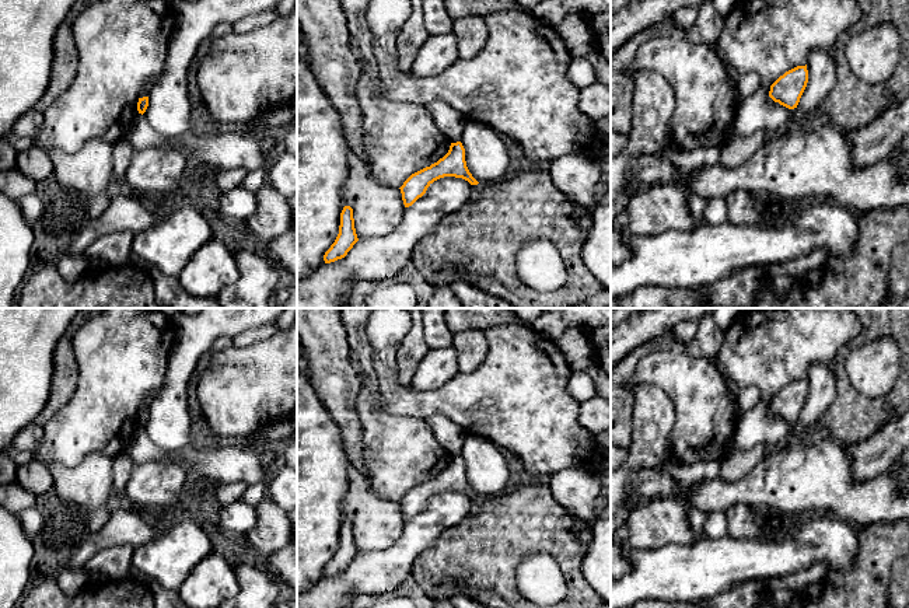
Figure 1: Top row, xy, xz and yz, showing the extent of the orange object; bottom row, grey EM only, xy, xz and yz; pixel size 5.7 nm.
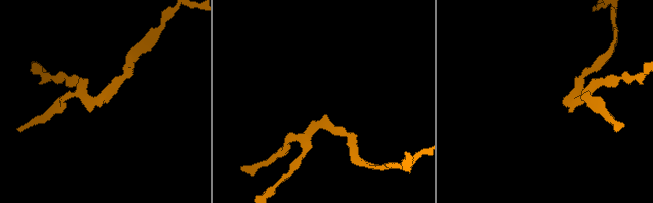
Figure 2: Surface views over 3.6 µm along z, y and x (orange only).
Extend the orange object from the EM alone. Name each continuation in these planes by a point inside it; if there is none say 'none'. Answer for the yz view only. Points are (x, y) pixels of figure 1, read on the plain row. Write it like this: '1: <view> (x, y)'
none

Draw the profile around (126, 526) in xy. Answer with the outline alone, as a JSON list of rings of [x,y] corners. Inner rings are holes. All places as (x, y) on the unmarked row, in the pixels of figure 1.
[[[116,503],[105,525],[98,532],[88,534],[64,566],[66,569],[83,569],[95,553],[106,548],[122,545],[140,548],[155,538],[160,530],[155,516],[126,503]]]

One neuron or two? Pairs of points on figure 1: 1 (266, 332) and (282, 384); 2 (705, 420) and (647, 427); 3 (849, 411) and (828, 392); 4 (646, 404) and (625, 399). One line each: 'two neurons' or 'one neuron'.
1: two neurons
2: two neurons
3: two neurons
4: two neurons

